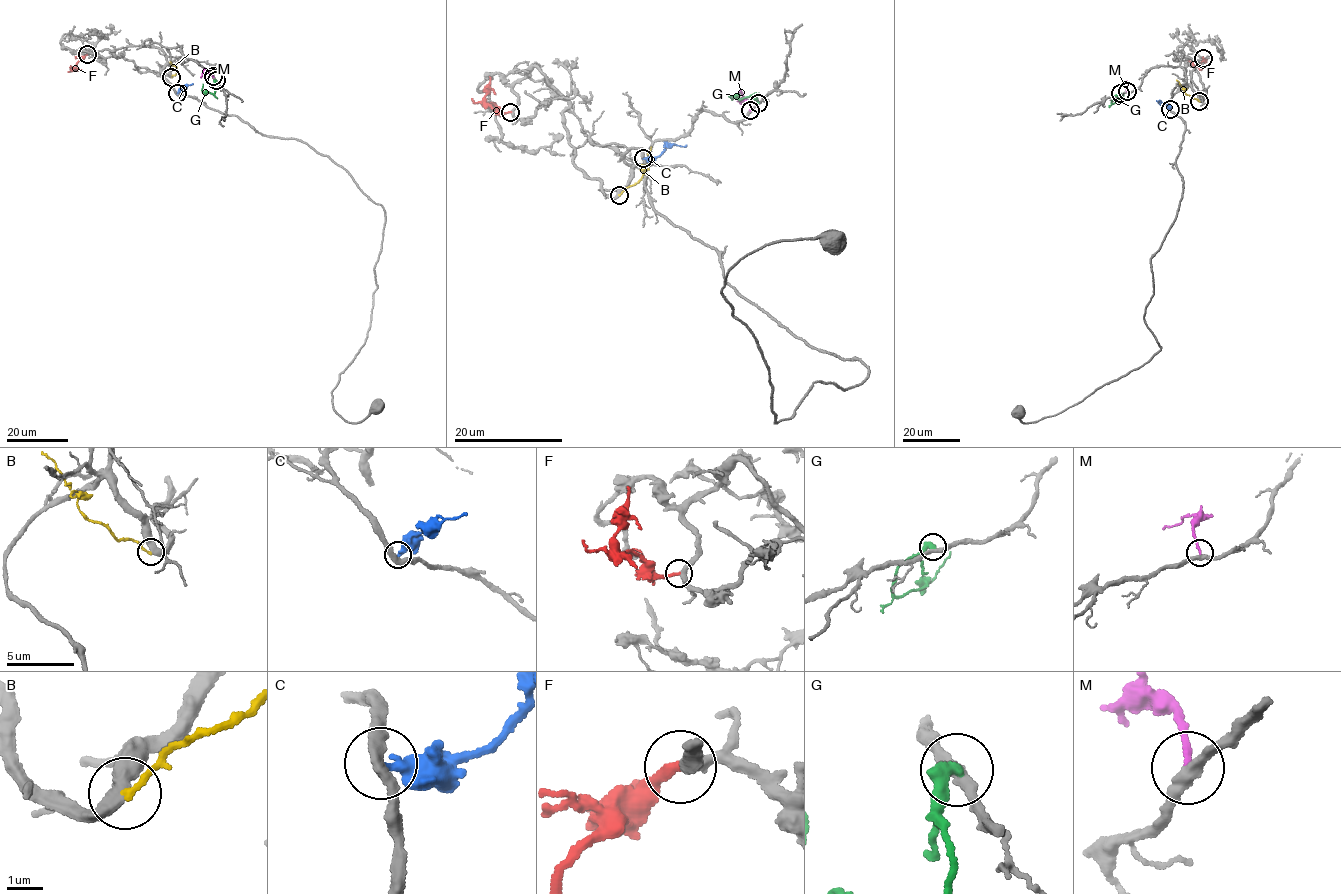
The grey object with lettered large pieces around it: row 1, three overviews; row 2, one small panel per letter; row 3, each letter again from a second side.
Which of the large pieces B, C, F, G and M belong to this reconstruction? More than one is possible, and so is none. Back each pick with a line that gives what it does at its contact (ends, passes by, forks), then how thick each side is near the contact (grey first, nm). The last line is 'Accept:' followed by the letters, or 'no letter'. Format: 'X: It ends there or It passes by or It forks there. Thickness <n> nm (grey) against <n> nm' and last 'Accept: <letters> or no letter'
F: It ends there. Thickness 320 nm (grey) against 260 nm
Accept: F

